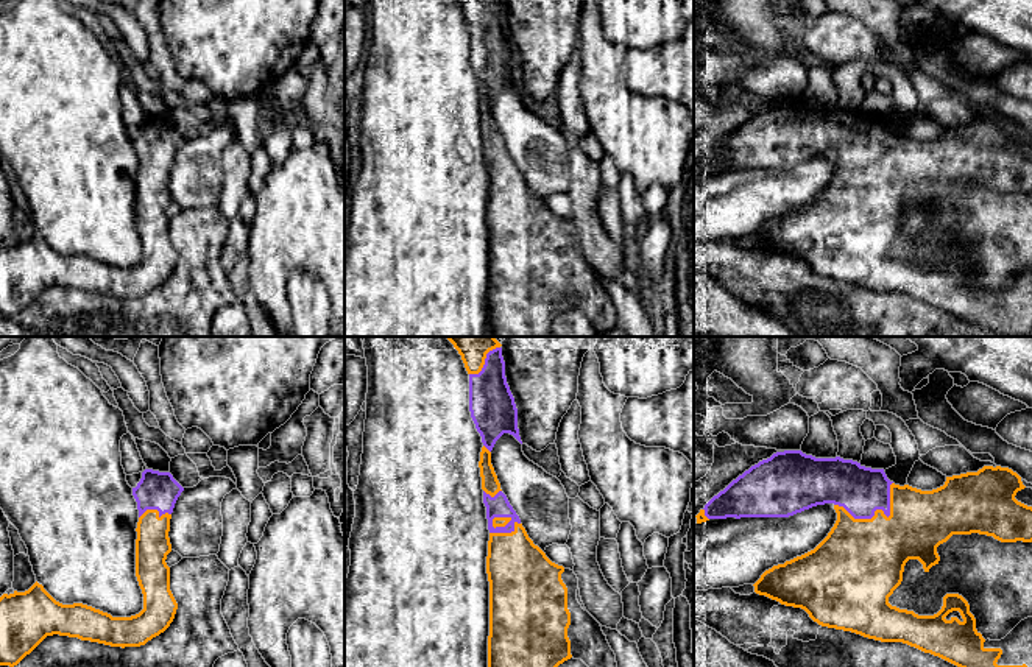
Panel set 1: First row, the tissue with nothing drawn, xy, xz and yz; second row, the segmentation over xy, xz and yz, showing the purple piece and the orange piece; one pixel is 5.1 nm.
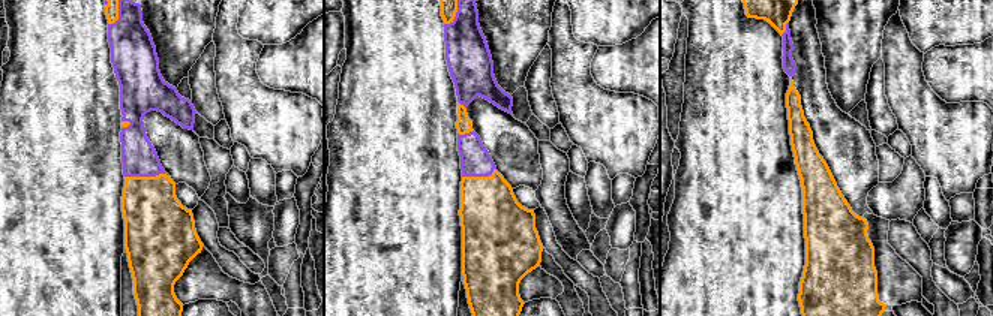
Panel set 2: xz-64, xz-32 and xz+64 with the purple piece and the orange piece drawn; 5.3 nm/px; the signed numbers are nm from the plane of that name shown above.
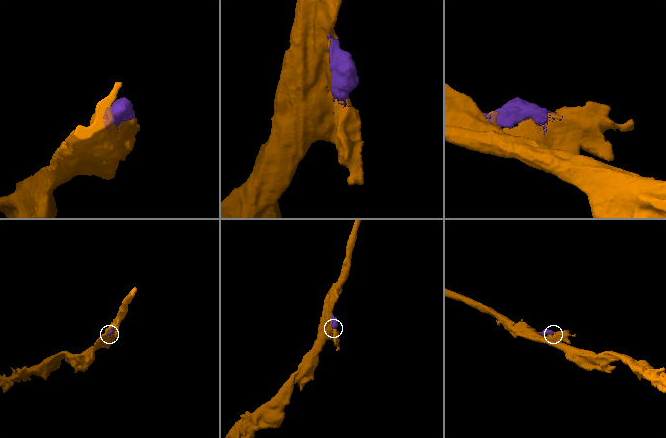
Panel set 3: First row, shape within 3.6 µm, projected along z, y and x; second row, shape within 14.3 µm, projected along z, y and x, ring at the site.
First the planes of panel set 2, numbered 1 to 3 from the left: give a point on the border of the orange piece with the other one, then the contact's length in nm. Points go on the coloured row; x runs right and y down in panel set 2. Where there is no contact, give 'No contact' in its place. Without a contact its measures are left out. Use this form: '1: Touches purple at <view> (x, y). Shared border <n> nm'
1: Touches purple at xz-64 (146, 175). Shared border 240 nm
2: Touches purple at xz-32 (479, 175). Shared border 190 nm
3: Touches purple at xz+64 (786, 29). Shared border 90 nm

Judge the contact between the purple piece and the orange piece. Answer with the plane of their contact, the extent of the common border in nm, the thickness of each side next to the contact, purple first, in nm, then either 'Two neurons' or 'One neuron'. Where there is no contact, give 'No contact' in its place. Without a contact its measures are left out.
Touches purple in yz. Shared border 320 nm. Thickness 240 nm (purple) against 380 nm. One neuron

